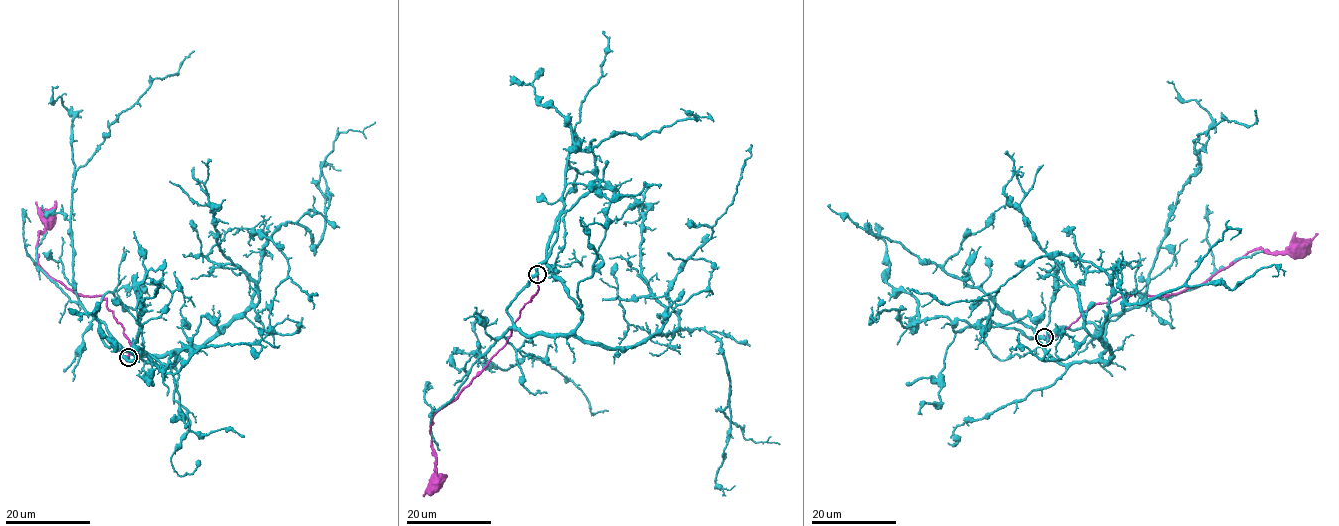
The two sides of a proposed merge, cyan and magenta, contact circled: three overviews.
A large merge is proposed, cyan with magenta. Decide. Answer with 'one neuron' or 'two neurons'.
two neurons

